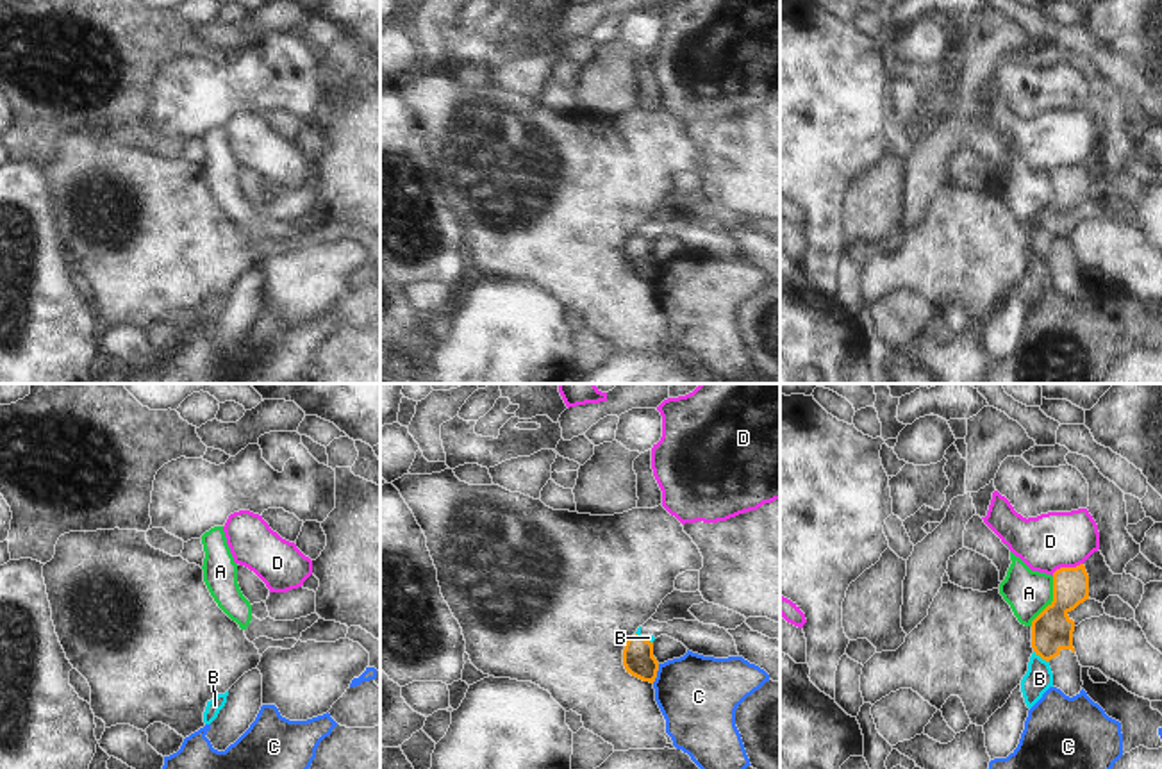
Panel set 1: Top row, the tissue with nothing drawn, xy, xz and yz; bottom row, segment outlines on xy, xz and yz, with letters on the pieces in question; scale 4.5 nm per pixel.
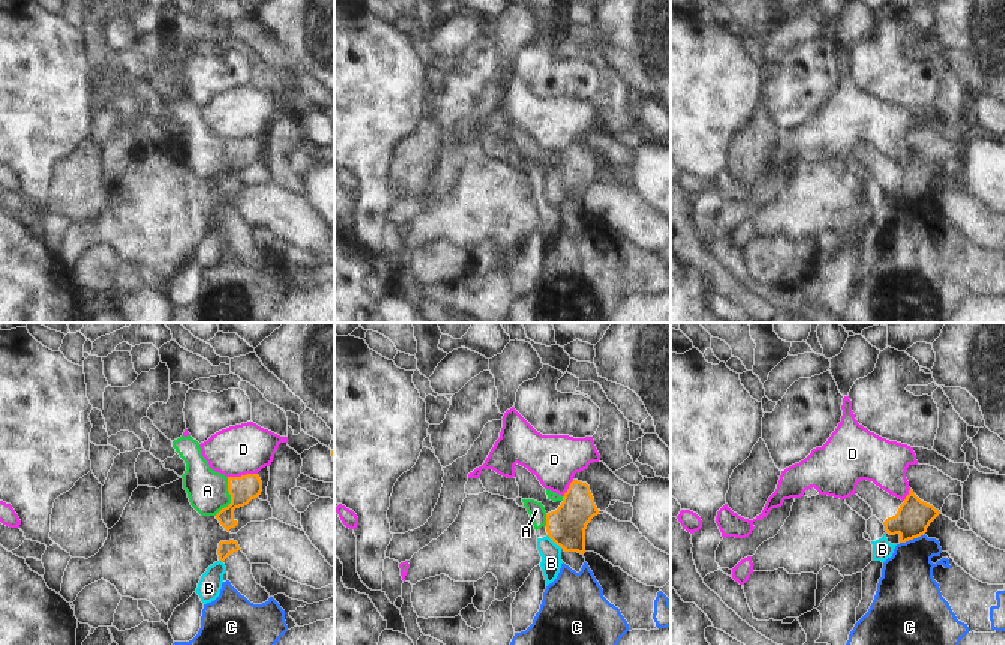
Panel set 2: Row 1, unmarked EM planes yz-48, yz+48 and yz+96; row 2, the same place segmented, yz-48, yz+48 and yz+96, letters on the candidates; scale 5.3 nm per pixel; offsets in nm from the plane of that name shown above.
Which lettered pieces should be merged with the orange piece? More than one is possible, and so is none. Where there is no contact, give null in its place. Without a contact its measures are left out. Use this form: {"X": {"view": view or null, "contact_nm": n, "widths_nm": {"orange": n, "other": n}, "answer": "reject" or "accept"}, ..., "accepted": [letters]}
{"A": {"view": "yz", "contact_nm": 240, "widths_nm": {"orange": 190, "other": 200}, "answer": "reject"}, "B": {"view": "yz", "contact_nm": 90, "widths_nm": {"orange": 190, "other": 120}, "answer": "reject"}, "C": {"view": "xz", "contact_nm": 90, "widths_nm": {"orange": 140, "other": 360}, "answer": "reject"}, "D": {"view": "yz", "contact_nm": 160, "widths_nm": {"orange": 160, "other": 260}, "answer": "reject"}, "accepted": []}

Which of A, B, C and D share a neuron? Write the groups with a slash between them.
A B / C / D

